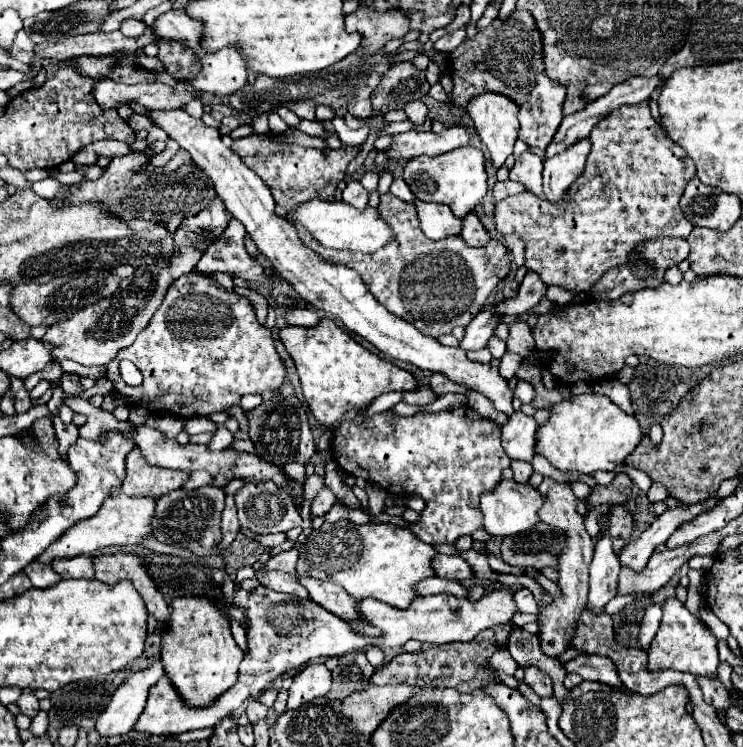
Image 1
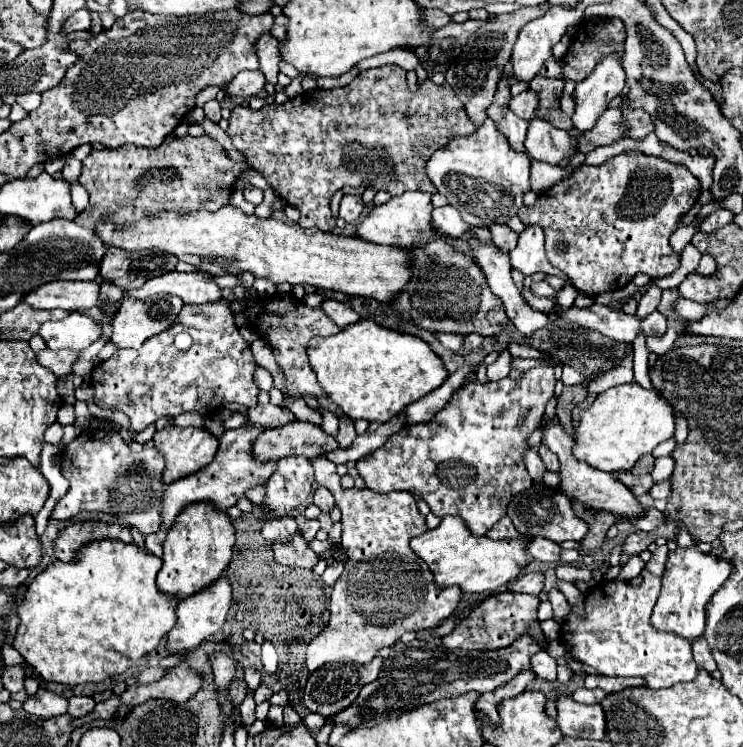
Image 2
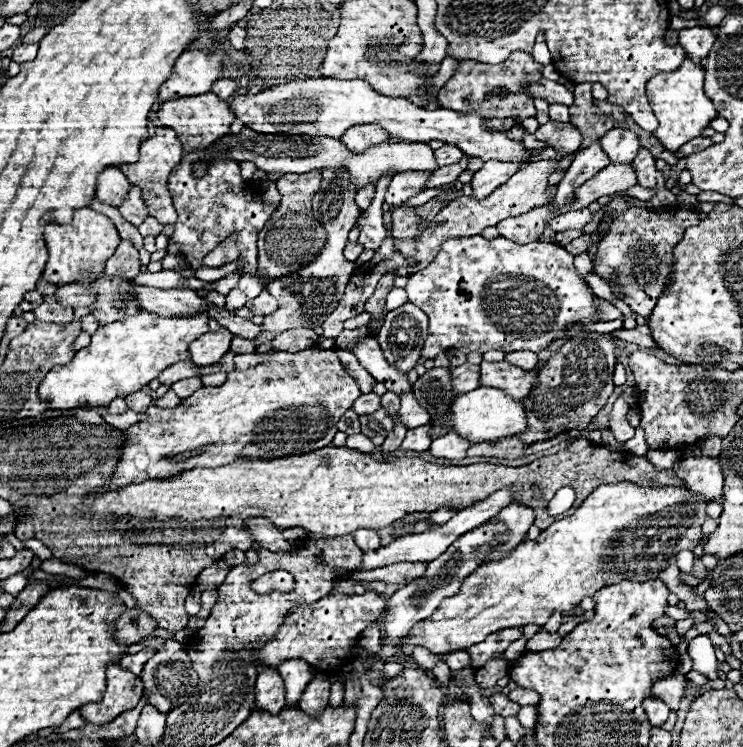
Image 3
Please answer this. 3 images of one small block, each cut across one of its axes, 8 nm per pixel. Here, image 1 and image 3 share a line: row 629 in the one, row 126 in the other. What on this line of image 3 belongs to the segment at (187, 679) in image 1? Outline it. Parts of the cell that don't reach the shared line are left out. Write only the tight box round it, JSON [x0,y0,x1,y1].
[156,94,234,152]

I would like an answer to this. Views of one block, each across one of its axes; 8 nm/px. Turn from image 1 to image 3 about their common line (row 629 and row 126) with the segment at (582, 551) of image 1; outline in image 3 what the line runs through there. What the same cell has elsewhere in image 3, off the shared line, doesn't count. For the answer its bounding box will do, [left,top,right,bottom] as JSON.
[534,122,582,154]

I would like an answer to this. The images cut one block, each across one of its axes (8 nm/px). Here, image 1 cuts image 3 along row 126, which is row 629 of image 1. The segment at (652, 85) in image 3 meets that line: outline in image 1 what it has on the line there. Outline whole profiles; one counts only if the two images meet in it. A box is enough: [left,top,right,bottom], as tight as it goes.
[648,598,720,678]

